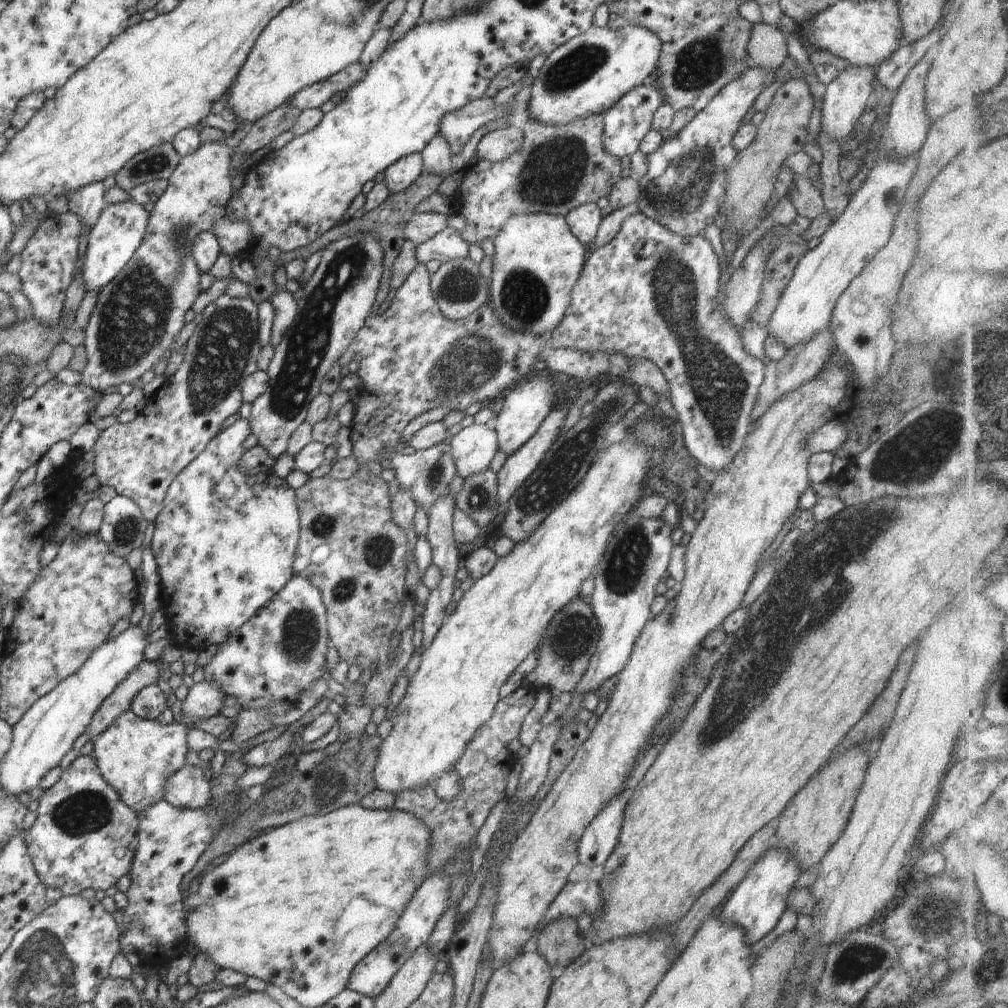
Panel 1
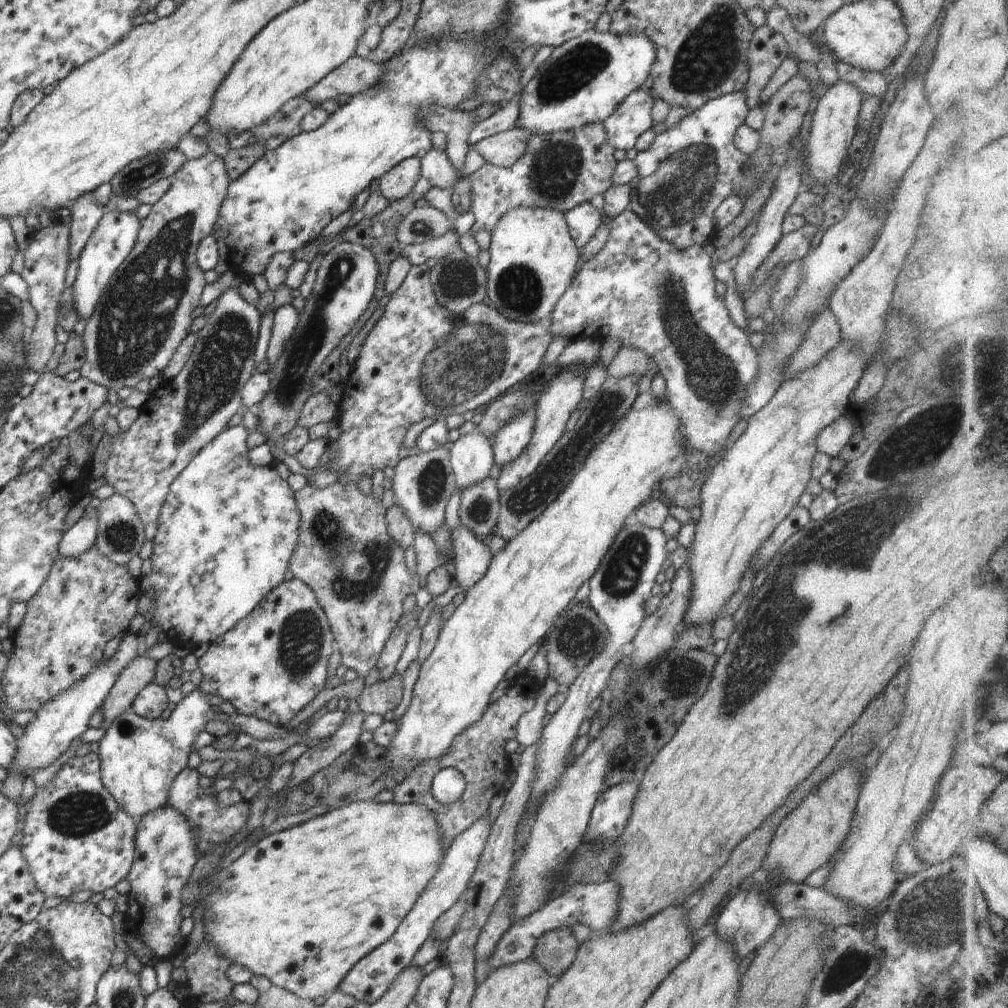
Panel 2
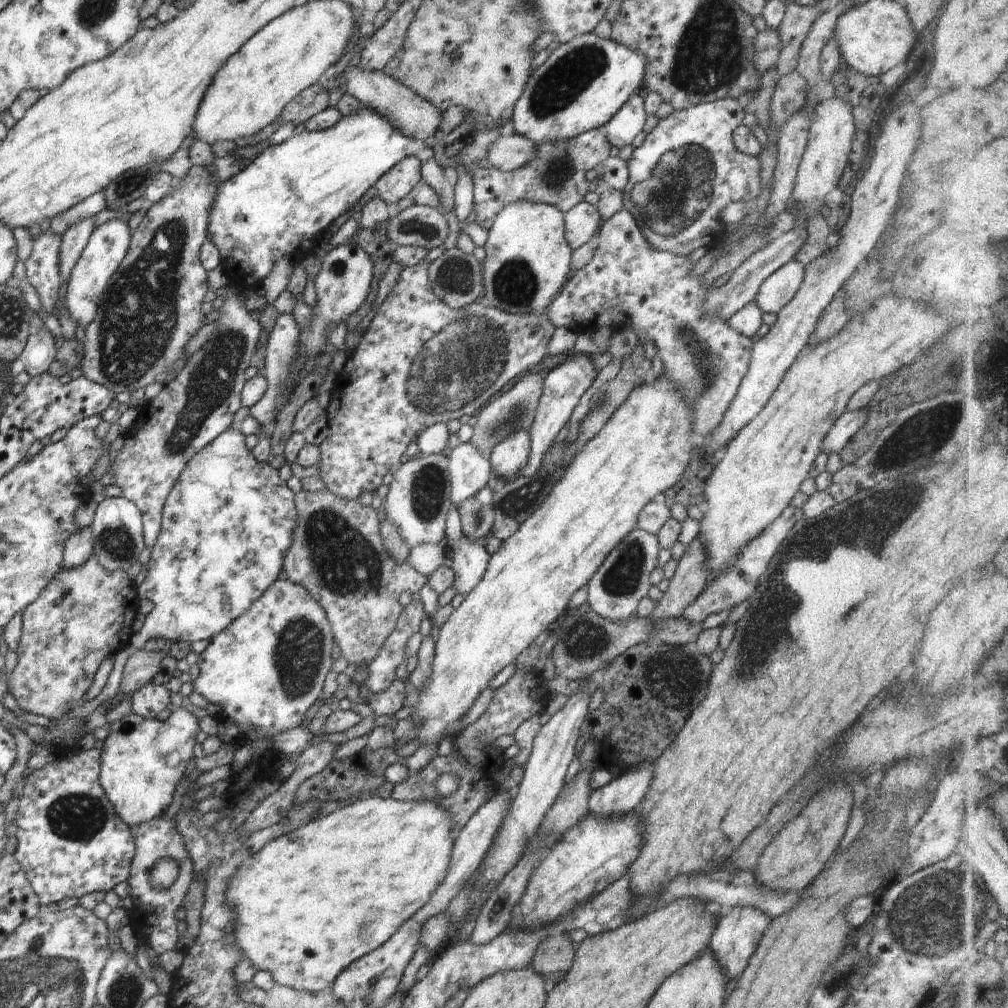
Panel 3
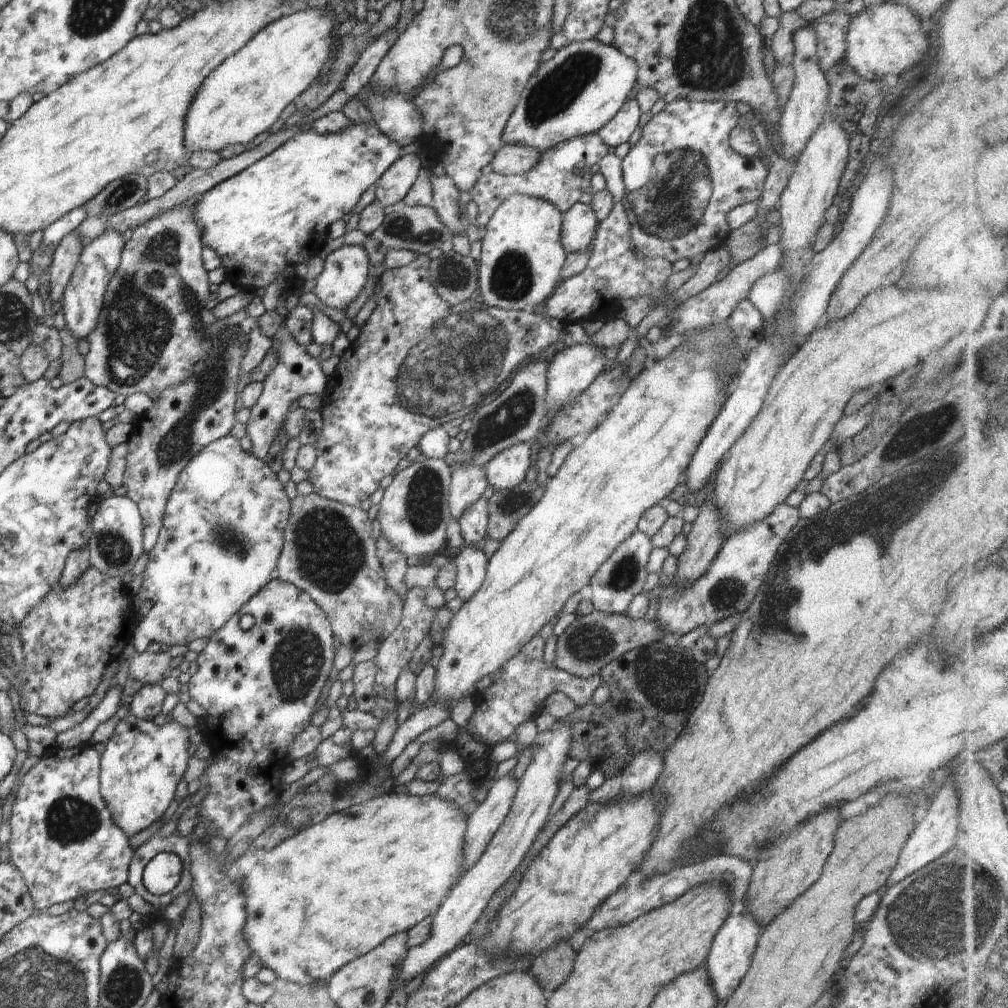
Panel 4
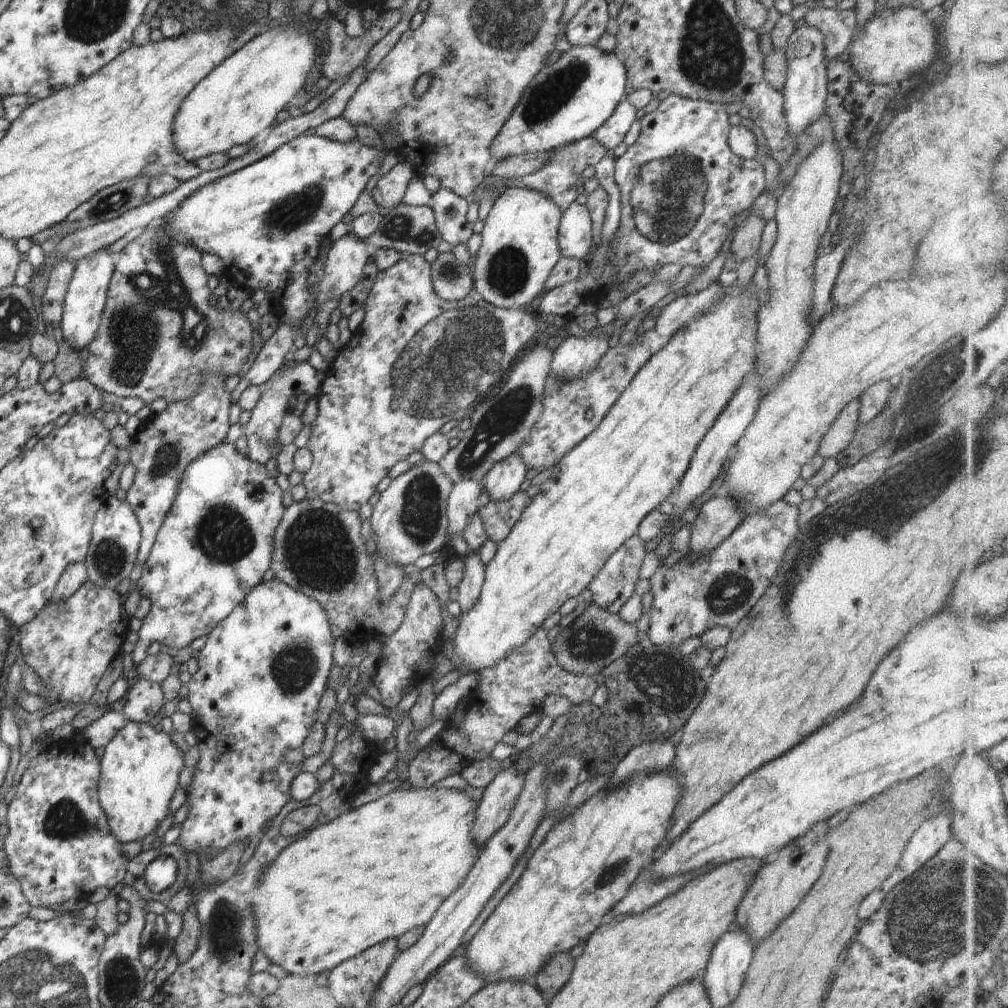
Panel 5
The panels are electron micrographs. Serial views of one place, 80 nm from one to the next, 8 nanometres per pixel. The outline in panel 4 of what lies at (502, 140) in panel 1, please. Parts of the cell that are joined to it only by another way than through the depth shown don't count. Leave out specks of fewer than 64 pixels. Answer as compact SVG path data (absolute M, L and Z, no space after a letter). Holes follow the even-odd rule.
M502 144L490 162L494 172L507 176L523 174L540 161L541 152L532 146Z

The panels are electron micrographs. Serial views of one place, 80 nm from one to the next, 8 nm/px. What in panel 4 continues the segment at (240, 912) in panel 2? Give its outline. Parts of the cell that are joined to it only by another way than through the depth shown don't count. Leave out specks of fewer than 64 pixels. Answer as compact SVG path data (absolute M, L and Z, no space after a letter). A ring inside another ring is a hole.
M386 793L383 796L372 798L367 802L352 805L341 812L330 814L319 824L303 826L288 840L276 844L274 848L264 853L254 864L249 874L242 878L242 896L244 896L244 910L246 912L246 923L242 928L244 940L248 944L252 954L258 956L258 962L264 968L269 968L276 974L278 980L292 982L298 986L314 986L321 983L326 984L334 972L338 972L342 966L346 966L360 956L383 944L388 938L410 930L426 916L433 915L450 889L458 882L465 873L462 858L462 846L464 846L464 832L466 832L466 816L462 810L458 810L456 804L446 802L435 794L422 797L411 796L411 794Z

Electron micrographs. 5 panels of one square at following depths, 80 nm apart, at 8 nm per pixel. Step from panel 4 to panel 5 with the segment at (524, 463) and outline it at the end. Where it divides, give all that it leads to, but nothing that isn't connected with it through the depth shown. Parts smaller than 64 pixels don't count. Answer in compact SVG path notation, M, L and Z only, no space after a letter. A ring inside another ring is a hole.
M514 454L496 463L482 480L482 488L490 501L507 501L514 496L524 480L530 477L521 457Z

